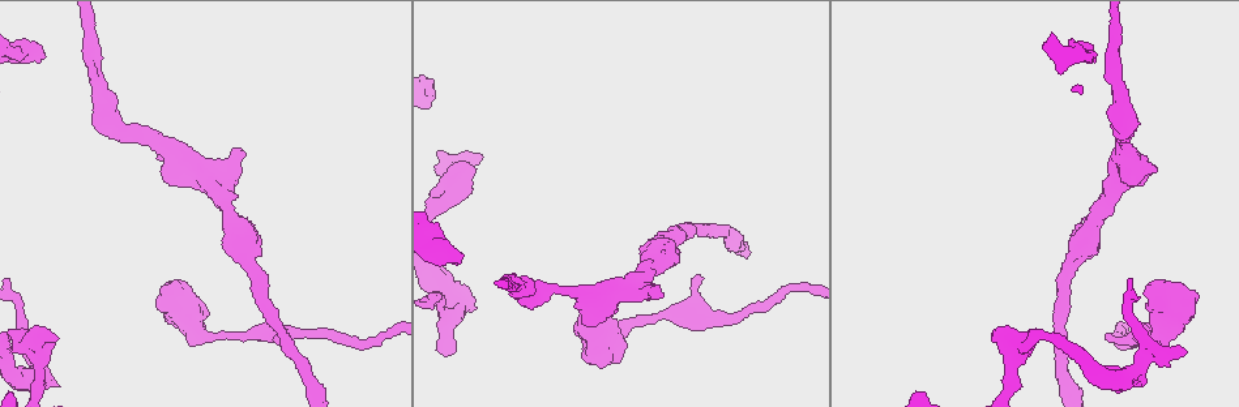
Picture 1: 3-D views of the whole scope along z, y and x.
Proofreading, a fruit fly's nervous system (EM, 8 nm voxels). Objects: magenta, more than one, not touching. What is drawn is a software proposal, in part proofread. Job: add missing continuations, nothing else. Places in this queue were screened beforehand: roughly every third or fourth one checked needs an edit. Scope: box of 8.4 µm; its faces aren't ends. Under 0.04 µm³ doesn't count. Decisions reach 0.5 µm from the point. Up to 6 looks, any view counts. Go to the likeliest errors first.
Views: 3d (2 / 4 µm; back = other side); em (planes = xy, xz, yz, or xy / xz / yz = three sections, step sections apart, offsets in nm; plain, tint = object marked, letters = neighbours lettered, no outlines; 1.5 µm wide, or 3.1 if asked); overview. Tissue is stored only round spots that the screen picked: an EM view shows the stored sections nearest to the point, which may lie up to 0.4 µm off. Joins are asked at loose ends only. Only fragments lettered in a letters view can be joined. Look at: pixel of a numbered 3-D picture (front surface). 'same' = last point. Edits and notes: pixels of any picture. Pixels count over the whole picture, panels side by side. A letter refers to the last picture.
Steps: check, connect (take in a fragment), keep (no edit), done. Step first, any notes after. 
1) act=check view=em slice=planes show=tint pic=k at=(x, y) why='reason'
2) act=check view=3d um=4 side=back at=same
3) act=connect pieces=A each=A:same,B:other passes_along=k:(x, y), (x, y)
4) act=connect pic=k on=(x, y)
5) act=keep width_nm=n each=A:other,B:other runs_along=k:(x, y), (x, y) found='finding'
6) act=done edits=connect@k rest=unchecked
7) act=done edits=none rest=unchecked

act=check view=em slice=planes show=tint pic=1 at=(661, 296) why='free end'

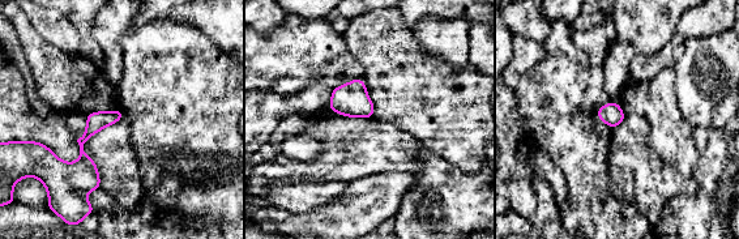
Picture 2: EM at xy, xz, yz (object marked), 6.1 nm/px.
act=check view=em slice=planes show=letters at=same why='see the neighbours'

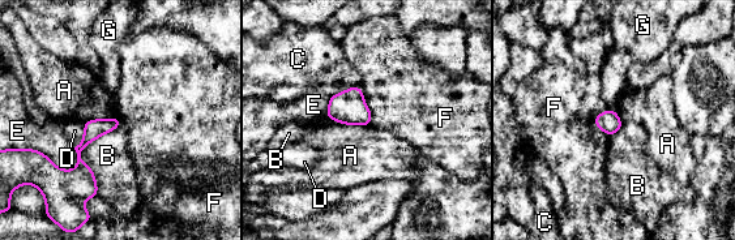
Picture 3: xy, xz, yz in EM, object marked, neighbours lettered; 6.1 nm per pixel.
act=keep each=A:other,B:other,C:other,D:other,E:other,F:other,G:other runs_along=3:(116, 121), (84, 142), (72, 174), (50, 164) found='no lettered fragment goes on from it'

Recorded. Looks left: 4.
act=check view=3d um=2 pic=1 at=(460, 256) why='branch stops here'

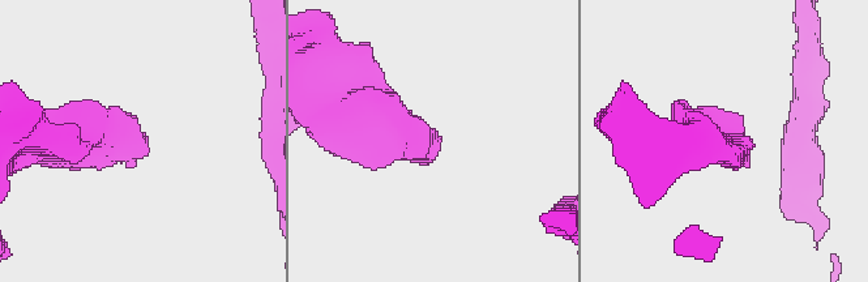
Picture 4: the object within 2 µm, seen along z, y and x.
act=check view=em slice=planes show=tint pic=4 at=(141, 158)

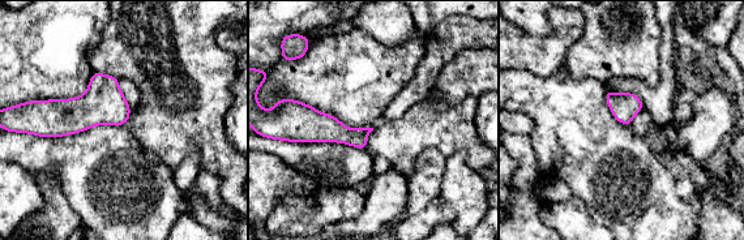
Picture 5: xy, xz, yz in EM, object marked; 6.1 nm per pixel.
act=check view=em slice=planes show=letters at=same

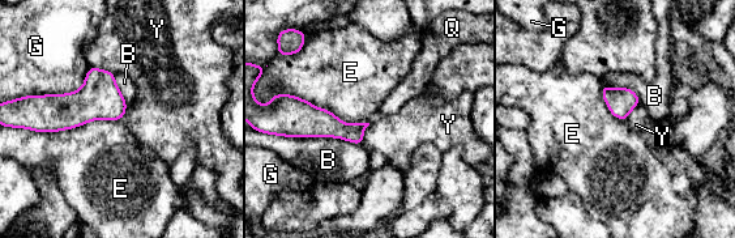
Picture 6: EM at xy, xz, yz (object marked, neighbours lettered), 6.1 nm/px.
act=keep each=B:other,E:other,G:other,Q:other,Y:other found='none of them fits'

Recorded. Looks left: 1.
act=done edits=none rest=unchecked

